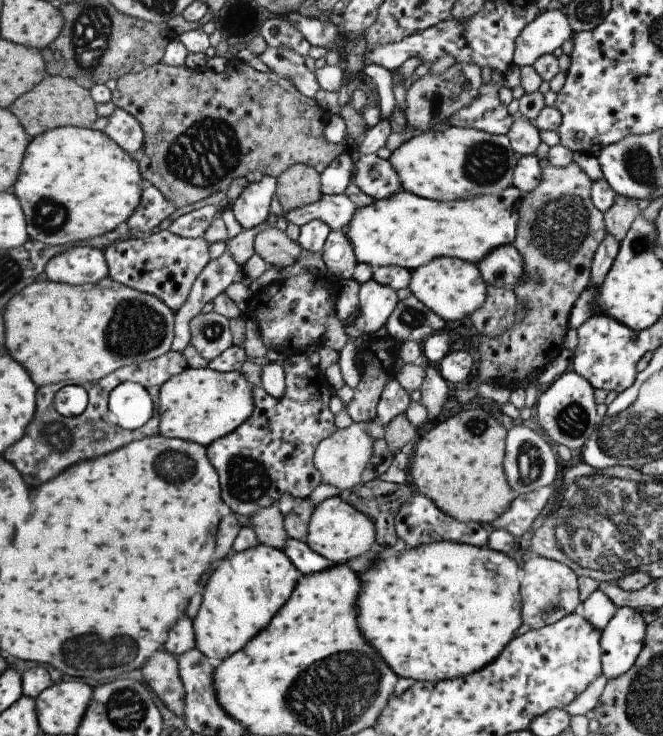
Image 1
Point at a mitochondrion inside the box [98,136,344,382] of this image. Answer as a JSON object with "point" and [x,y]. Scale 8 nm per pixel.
{"point":[135,327]}

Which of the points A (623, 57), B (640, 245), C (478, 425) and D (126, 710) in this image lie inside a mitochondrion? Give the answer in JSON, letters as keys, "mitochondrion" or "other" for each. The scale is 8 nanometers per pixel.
{"A":"other","B":"mitochondrion","C":"mitochondrion","D":"mitochondrion"}

